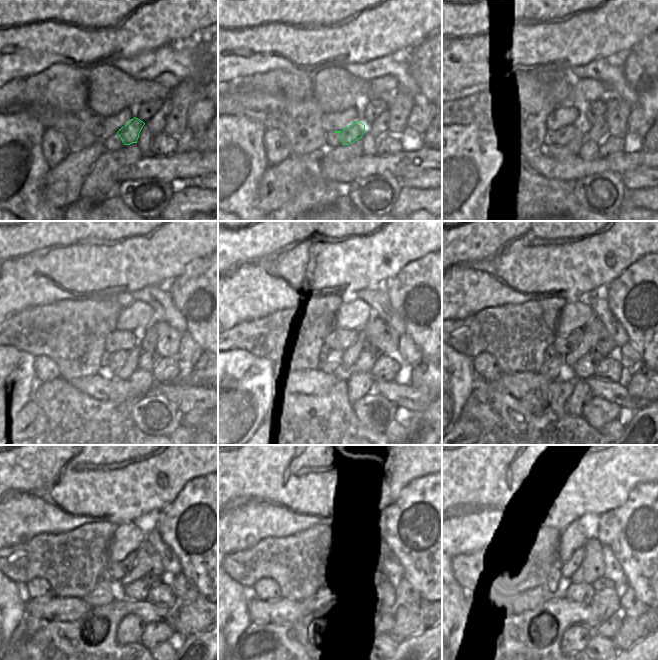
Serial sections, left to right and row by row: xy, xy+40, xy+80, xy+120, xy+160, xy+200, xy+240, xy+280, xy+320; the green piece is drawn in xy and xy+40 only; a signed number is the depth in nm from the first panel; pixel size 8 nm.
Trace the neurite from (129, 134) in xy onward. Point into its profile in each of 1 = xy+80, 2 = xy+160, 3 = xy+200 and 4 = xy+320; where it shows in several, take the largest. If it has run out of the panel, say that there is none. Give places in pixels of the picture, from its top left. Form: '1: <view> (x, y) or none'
1: xy+80 (564, 135)
2: xy+160 (332, 366)
3: xy+200 (552, 368)
4: xy+320 (527, 605)

